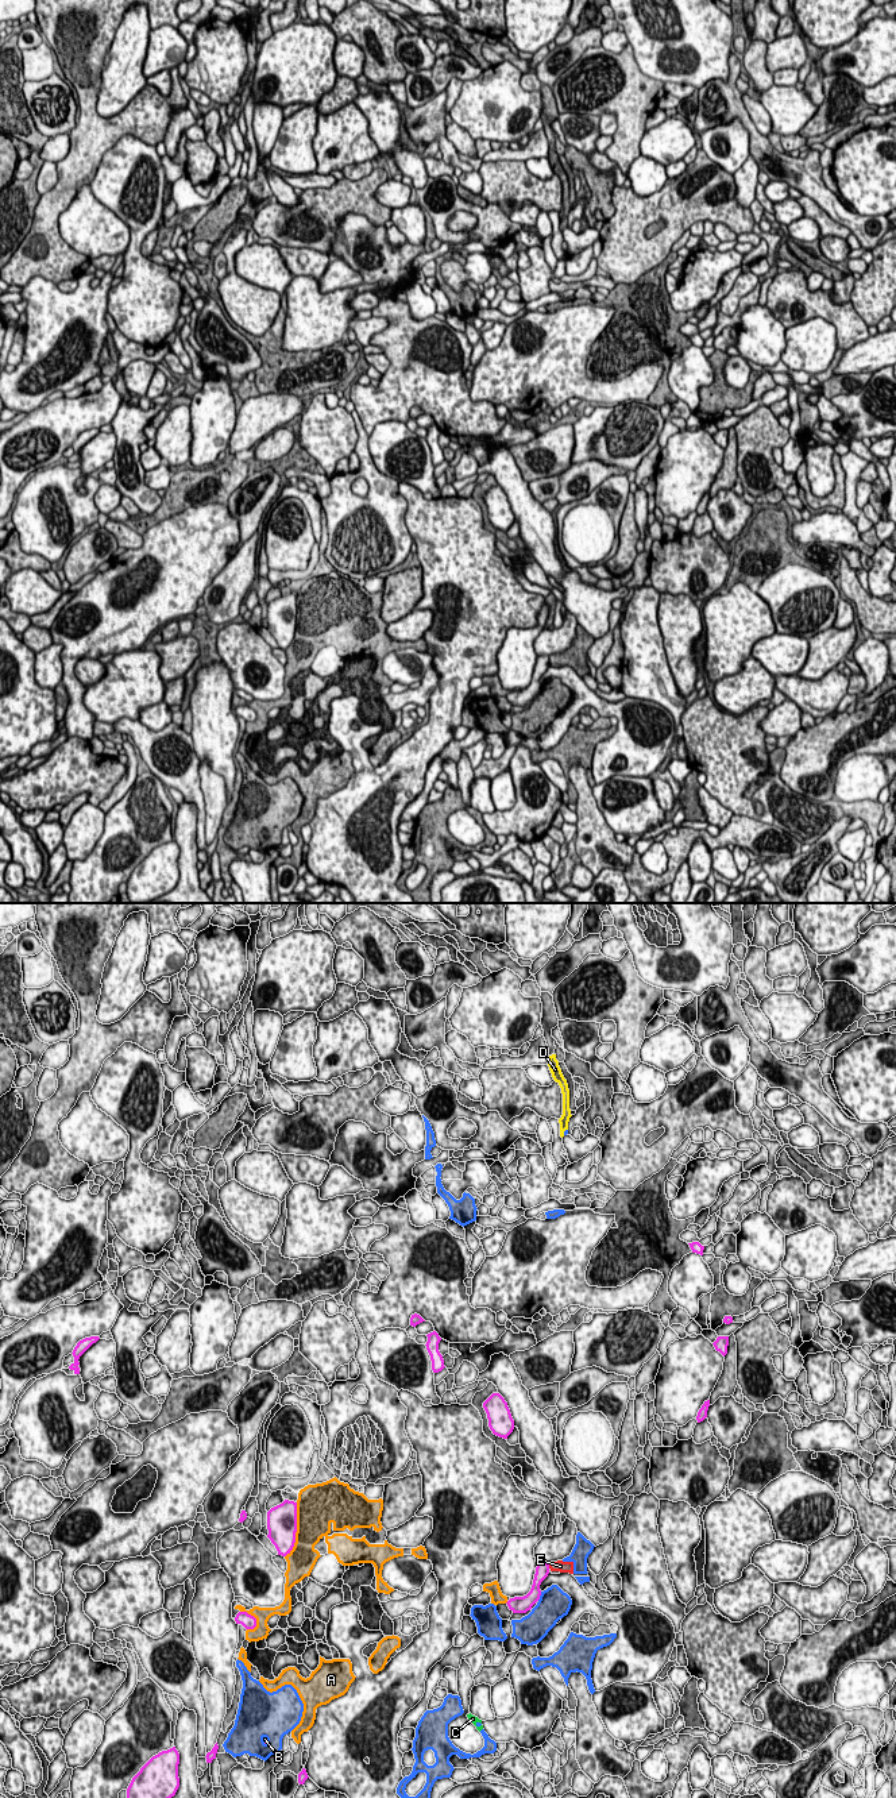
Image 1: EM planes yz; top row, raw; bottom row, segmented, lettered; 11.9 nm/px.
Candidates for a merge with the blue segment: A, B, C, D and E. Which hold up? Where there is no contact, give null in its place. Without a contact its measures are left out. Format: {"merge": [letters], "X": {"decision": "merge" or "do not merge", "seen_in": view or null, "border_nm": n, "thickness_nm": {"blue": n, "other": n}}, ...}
{"merge": ["C", "D", "E"], "A": {"decision": "do not merge", "seen_in": "yz", "border_nm": 750, "thickness_nm": {"blue": 460, "other": 380}}, "B": {"decision": "do not merge", "seen_in": "yz", "border_nm": 120, "thickness_nm": {"blue": 380, "other": 190}}, "C": {"decision": "merge", "seen_in": "yz", "border_nm": 90, "thickness_nm": {"blue": 60, "other": 90}}, "D": {"decision": "merge", "seen_in": "yz", "border_nm": 100, "thickness_nm": {"blue": 50, "other": 120}}, "E": {"decision": "merge", "seen_in": "yz", "border_nm": 220, "thickness_nm": {"blue": 220, "other": 130}}}

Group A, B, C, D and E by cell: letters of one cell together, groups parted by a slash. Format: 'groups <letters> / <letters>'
groups A / B / C D E

